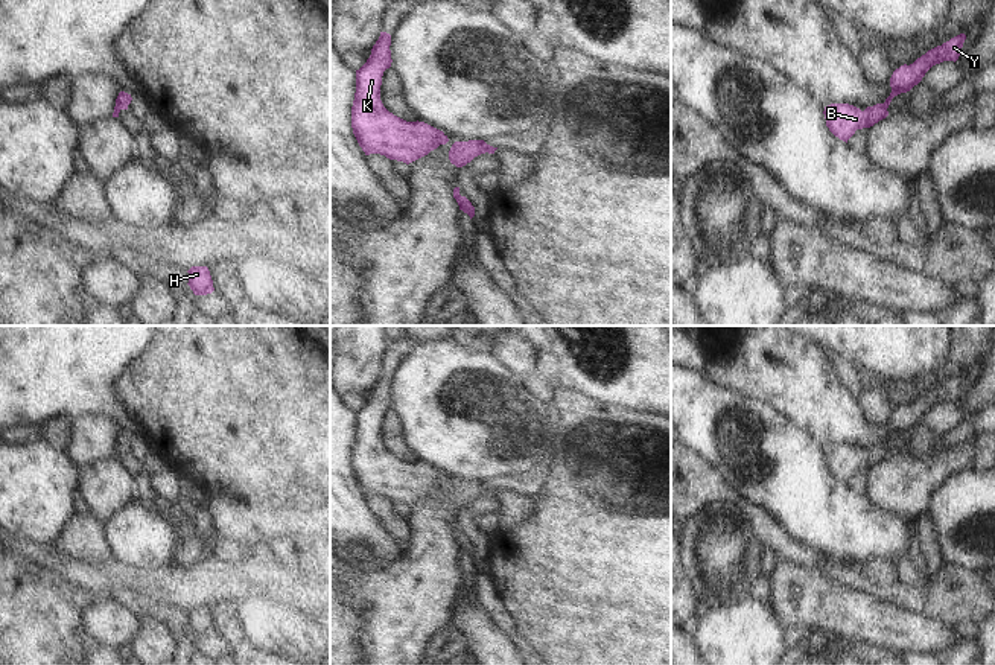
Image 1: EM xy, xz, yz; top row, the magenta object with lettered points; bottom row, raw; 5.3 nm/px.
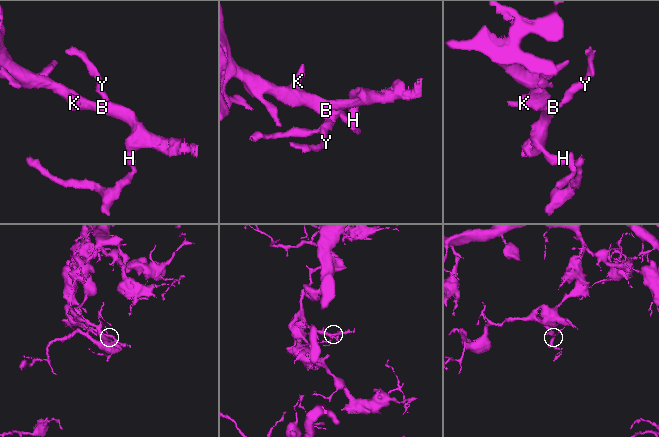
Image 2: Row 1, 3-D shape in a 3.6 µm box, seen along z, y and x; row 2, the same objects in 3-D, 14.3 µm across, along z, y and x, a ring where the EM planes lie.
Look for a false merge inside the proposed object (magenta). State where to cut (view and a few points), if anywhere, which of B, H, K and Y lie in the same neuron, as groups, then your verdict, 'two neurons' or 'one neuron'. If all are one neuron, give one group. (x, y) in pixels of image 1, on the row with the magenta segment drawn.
cut none; groups B H K Y; one neuron

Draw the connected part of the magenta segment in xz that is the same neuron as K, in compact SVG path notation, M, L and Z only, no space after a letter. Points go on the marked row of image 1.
M380 32L370 58L356 70L351 128L365 155L380 154L409 164L446 145L449 138L424 122L406 122L383 107L380 85L383 72L393 62L389 46L391 35Z

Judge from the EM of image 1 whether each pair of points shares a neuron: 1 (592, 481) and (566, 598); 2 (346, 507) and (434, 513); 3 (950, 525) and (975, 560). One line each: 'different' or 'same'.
1: same
2: different
3: same

